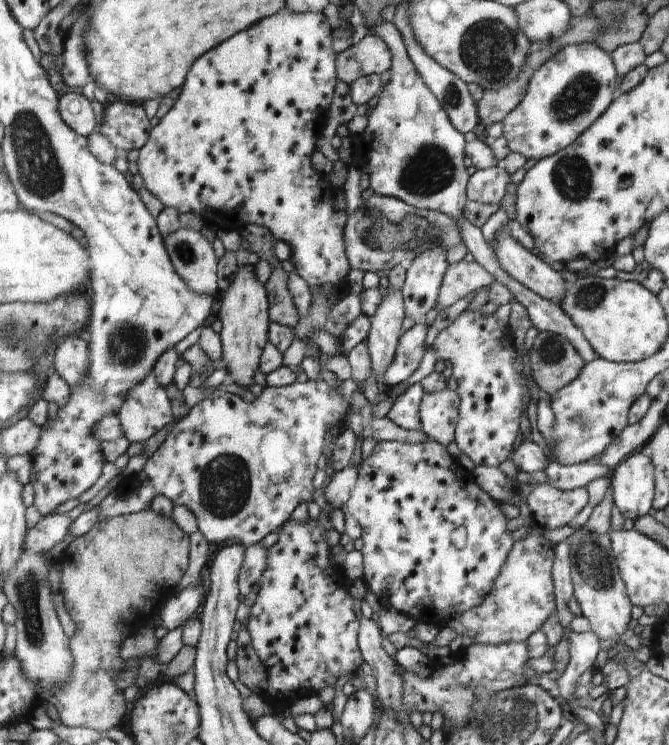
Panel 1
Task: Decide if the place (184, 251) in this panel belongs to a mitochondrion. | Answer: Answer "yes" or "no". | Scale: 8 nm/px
yes

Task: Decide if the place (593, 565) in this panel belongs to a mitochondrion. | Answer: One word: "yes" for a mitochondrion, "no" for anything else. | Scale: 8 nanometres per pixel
yes

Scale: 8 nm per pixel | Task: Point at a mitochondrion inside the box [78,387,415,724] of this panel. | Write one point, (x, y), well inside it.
(225, 484)

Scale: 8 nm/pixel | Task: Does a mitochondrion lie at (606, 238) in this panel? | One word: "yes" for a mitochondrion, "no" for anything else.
no

